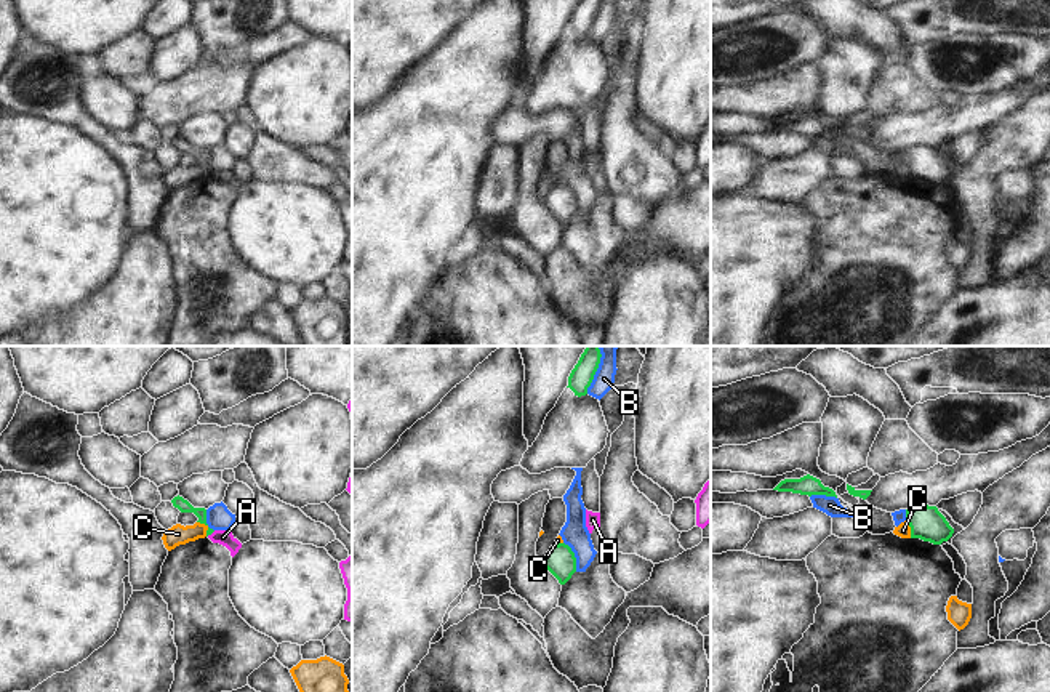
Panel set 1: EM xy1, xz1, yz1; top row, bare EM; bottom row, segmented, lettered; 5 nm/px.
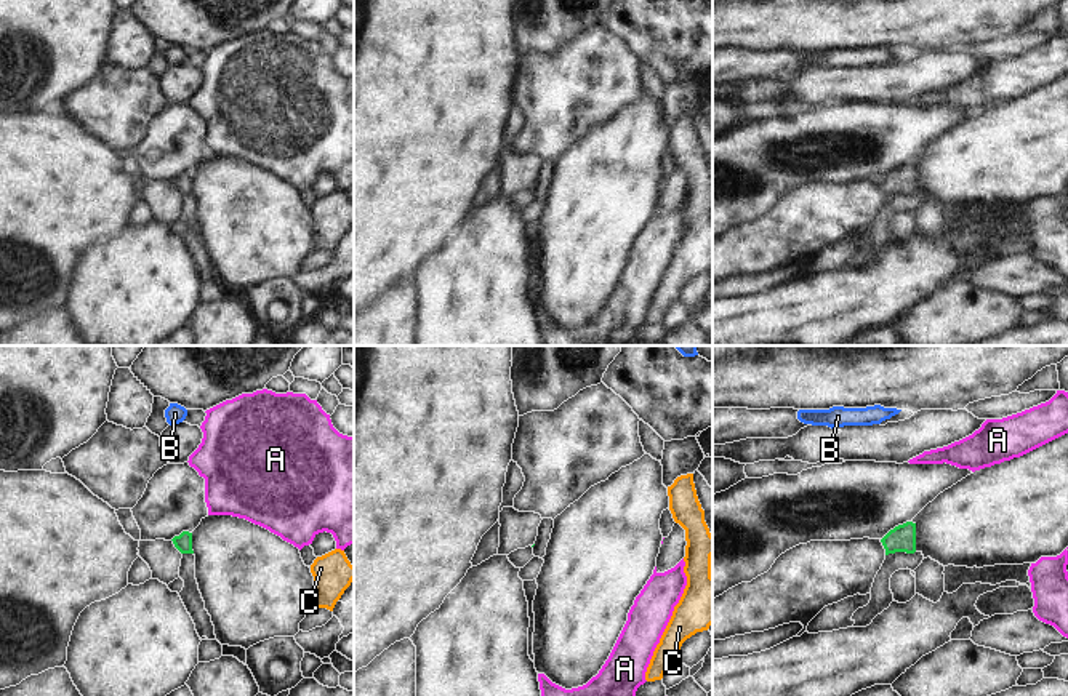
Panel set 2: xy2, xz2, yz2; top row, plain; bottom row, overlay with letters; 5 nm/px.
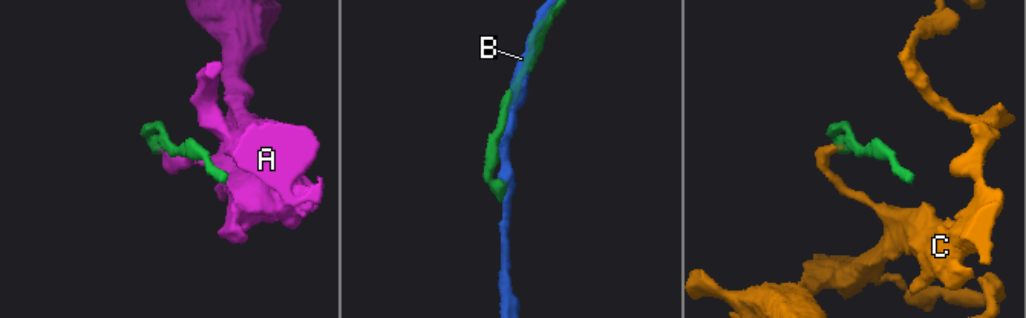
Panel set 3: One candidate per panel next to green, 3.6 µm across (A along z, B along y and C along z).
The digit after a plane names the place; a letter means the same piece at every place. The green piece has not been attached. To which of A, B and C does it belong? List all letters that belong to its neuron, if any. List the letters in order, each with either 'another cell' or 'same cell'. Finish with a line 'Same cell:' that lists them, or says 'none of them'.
A: another cell
B: another cell
C: another cell
Same cell: none of them

